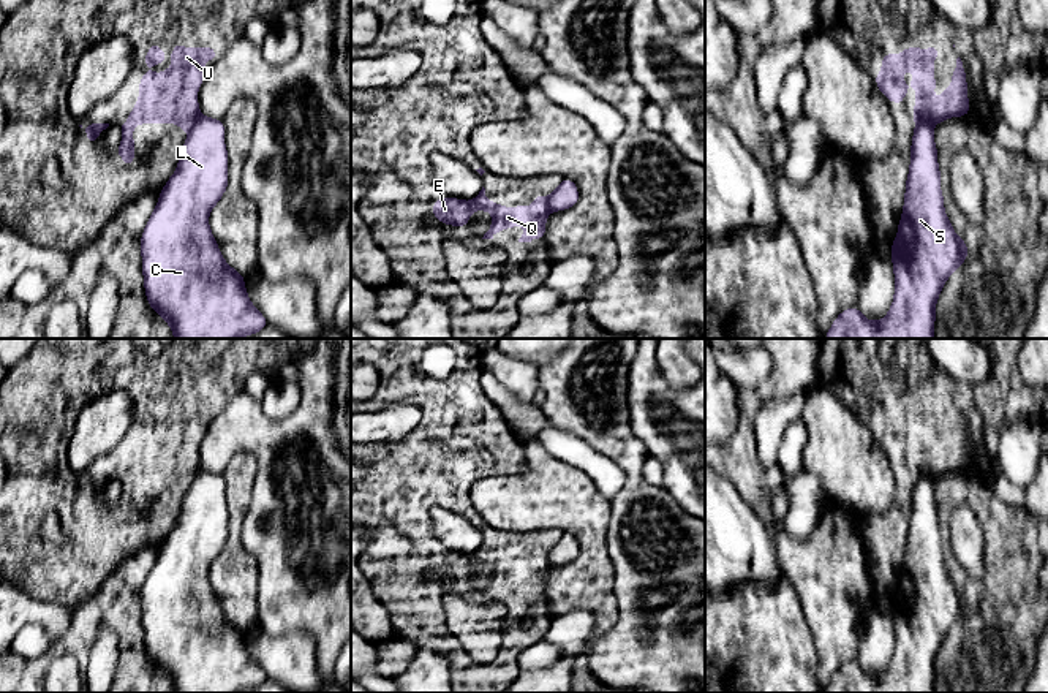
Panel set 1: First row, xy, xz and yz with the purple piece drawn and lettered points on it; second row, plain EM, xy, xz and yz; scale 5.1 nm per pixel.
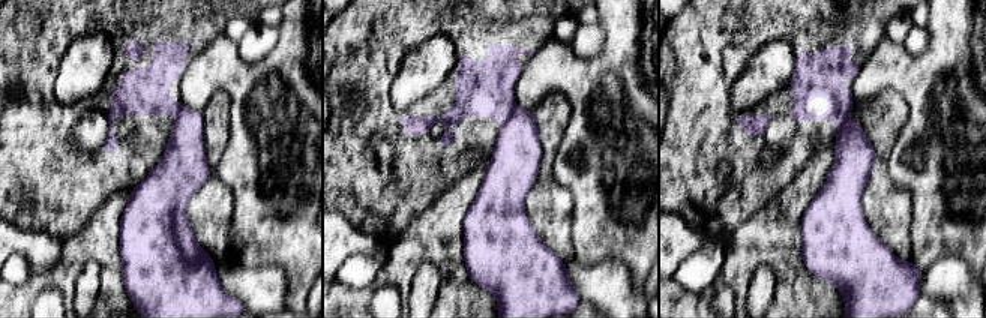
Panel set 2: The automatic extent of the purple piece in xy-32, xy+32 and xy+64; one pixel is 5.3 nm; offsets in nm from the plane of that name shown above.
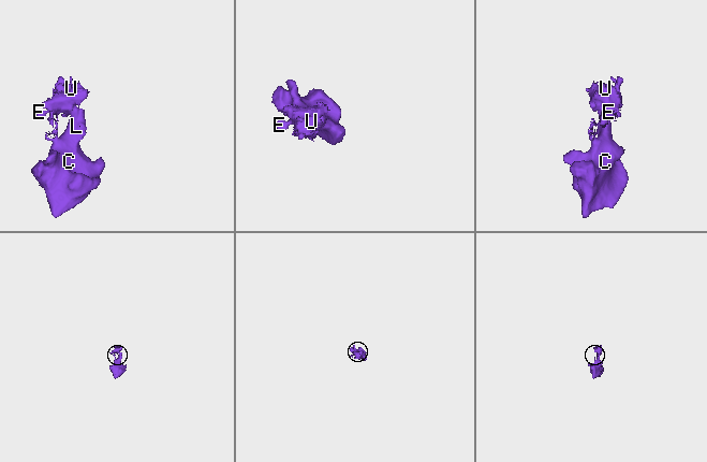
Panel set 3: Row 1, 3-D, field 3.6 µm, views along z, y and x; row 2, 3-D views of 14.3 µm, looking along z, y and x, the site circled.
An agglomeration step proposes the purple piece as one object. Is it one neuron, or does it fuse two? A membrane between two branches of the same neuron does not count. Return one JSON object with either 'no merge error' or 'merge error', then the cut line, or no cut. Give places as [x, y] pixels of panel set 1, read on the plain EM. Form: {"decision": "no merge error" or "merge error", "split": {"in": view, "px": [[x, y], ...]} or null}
{"decision": "merge error", "split": {"in": "yz", "px": [[916, 477], [928, 477], [933, 481]]}}

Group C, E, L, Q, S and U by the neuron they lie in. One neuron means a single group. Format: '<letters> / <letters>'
C L S / E Q U

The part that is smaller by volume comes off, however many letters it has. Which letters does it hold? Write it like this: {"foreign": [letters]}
{"foreign": ["E", "Q", "U"]}

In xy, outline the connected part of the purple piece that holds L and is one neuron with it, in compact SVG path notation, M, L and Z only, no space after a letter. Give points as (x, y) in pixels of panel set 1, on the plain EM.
M199 470L141 590L145 652L172 684L174 693L242 693L269 679L251 658L245 631L224 615L209 581L210 565L228 538L224 478L221 473Z

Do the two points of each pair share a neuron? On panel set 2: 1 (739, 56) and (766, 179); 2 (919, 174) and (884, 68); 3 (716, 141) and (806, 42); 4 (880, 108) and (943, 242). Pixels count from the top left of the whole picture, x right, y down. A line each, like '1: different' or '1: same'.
1: same
2: same
3: same
4: different

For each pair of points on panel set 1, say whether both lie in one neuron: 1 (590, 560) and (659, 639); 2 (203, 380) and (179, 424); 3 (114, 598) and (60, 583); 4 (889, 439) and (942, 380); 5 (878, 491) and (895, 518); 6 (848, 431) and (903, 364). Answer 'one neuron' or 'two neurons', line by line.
1: two neurons
2: one neuron
3: two neurons
4: one neuron
5: two neurons
6: two neurons

